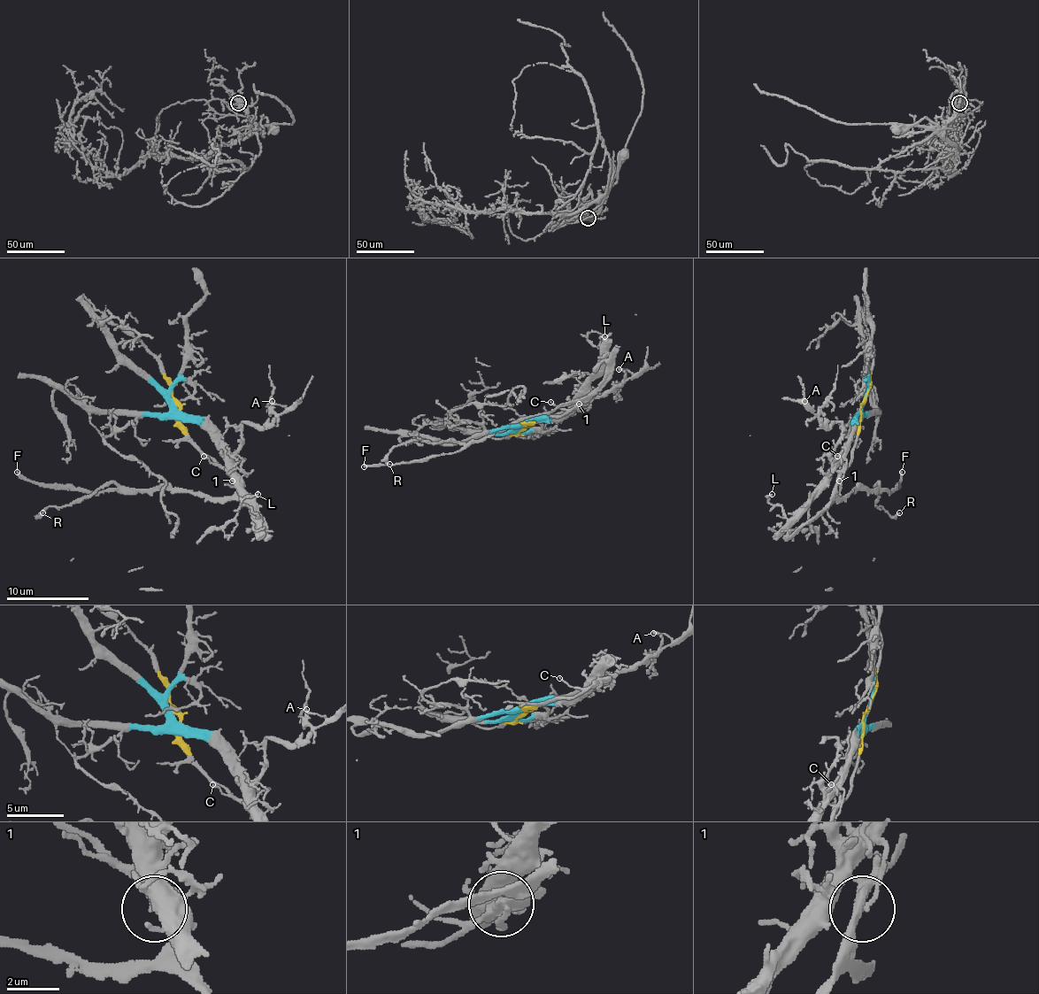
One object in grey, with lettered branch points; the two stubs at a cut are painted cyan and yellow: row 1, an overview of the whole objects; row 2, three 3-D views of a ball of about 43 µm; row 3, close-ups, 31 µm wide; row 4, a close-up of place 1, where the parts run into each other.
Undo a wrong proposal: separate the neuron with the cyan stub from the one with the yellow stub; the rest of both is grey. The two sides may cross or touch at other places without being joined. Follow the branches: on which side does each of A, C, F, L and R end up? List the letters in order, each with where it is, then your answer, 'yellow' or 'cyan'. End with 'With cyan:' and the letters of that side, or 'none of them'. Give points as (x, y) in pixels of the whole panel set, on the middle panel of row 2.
A: place (619, 369); cyan
C: place (550, 402); yellow
F: place (364, 466); yellow
L: place (604, 336); cyan
R: place (389, 464); yellow
With cyan: A, L

